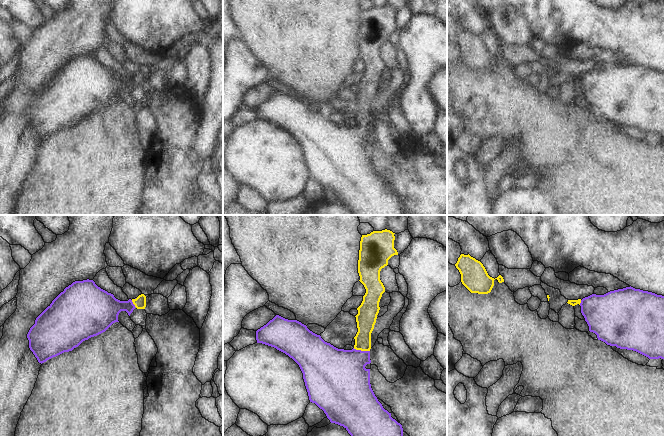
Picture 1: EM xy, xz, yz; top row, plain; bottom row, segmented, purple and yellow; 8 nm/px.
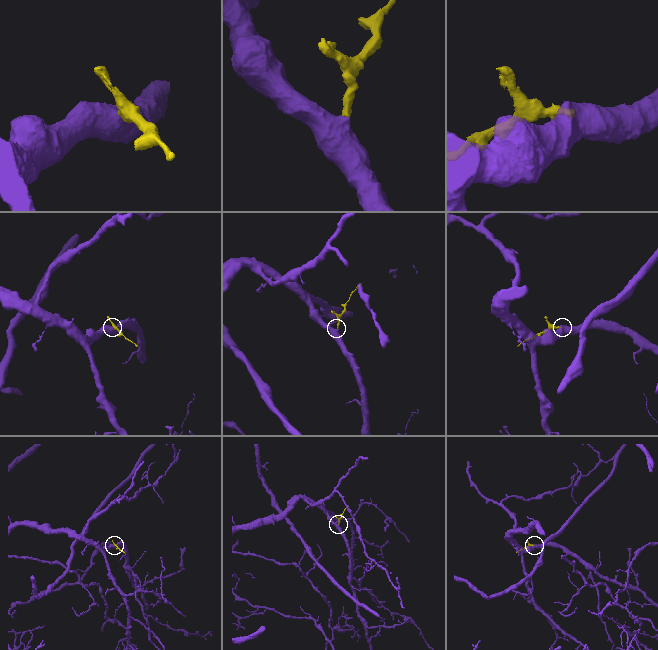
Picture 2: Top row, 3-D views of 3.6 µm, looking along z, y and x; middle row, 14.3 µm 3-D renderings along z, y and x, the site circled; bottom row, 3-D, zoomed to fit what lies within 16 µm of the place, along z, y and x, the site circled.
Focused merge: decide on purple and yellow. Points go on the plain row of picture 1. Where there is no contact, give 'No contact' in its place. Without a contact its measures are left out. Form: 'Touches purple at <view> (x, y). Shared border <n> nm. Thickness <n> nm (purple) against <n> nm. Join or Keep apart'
Touches purple at xz (360, 126). Shared border 140 nm. Thickness 400 nm (purple) against 150 nm. Join

